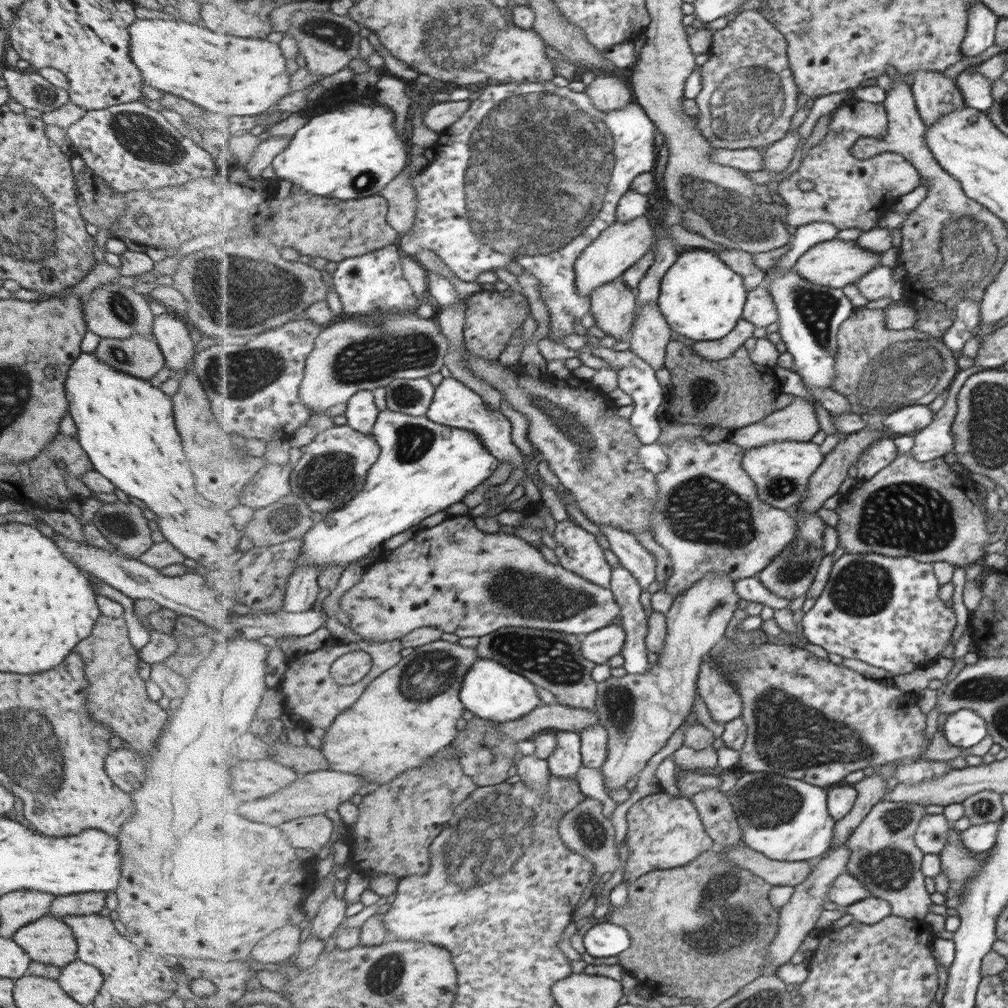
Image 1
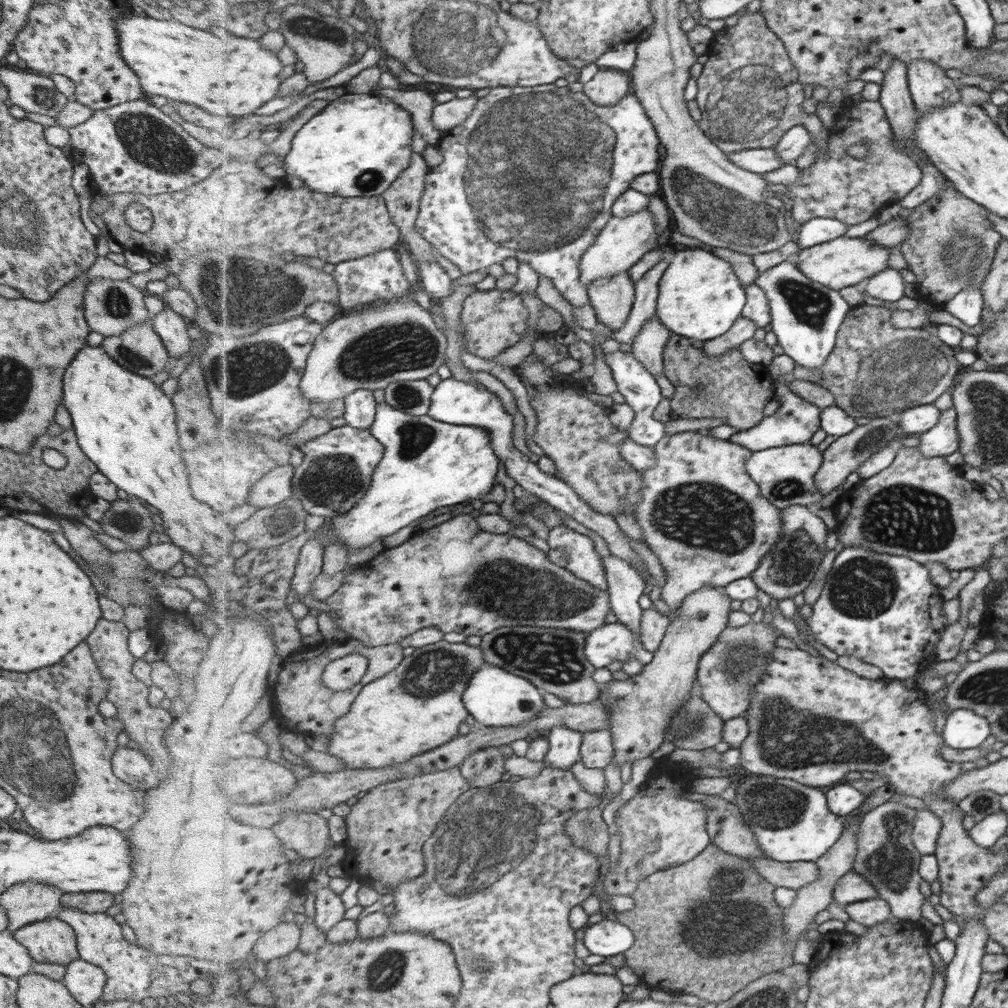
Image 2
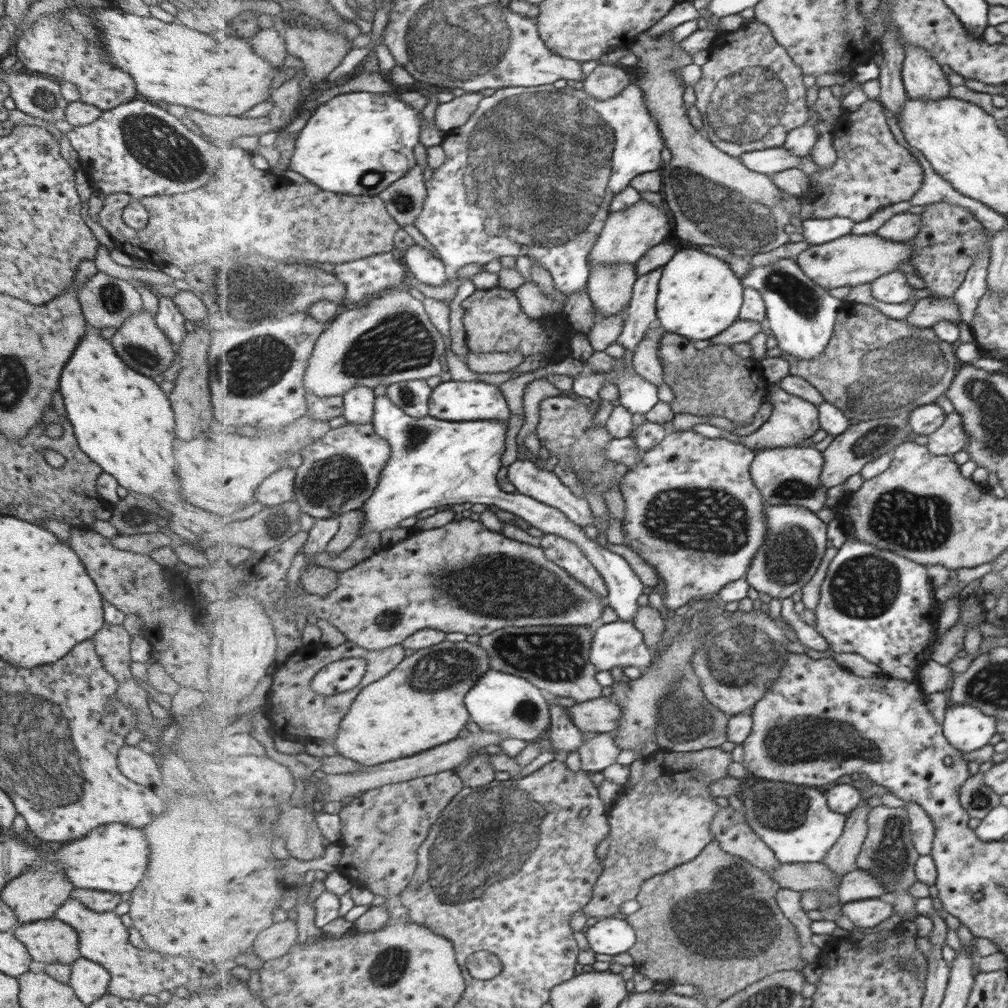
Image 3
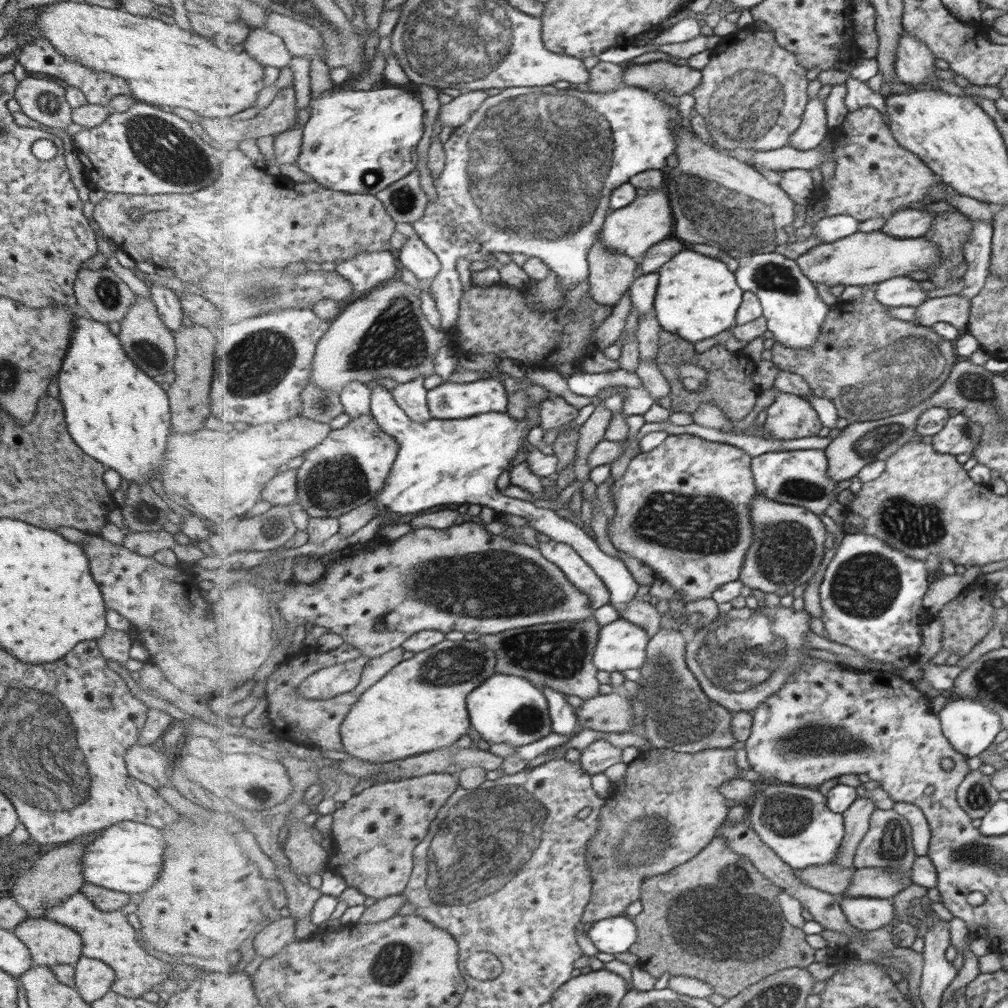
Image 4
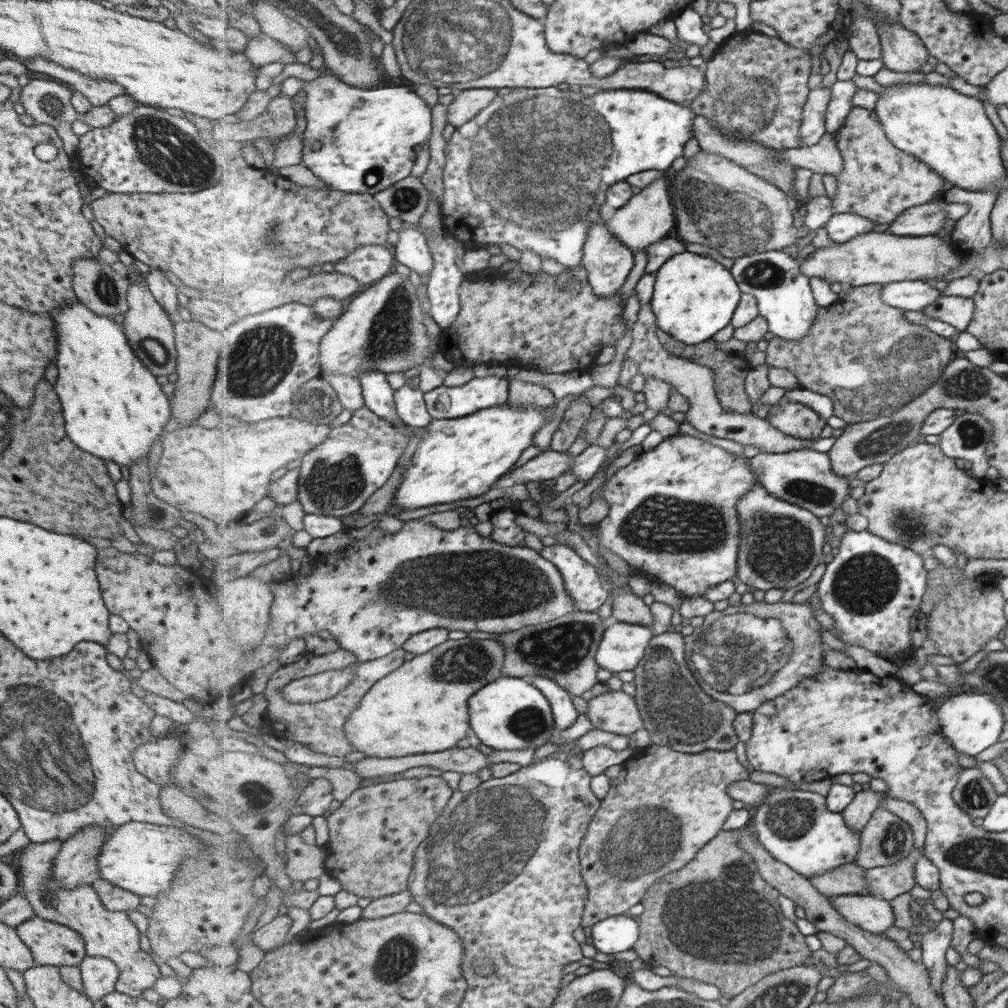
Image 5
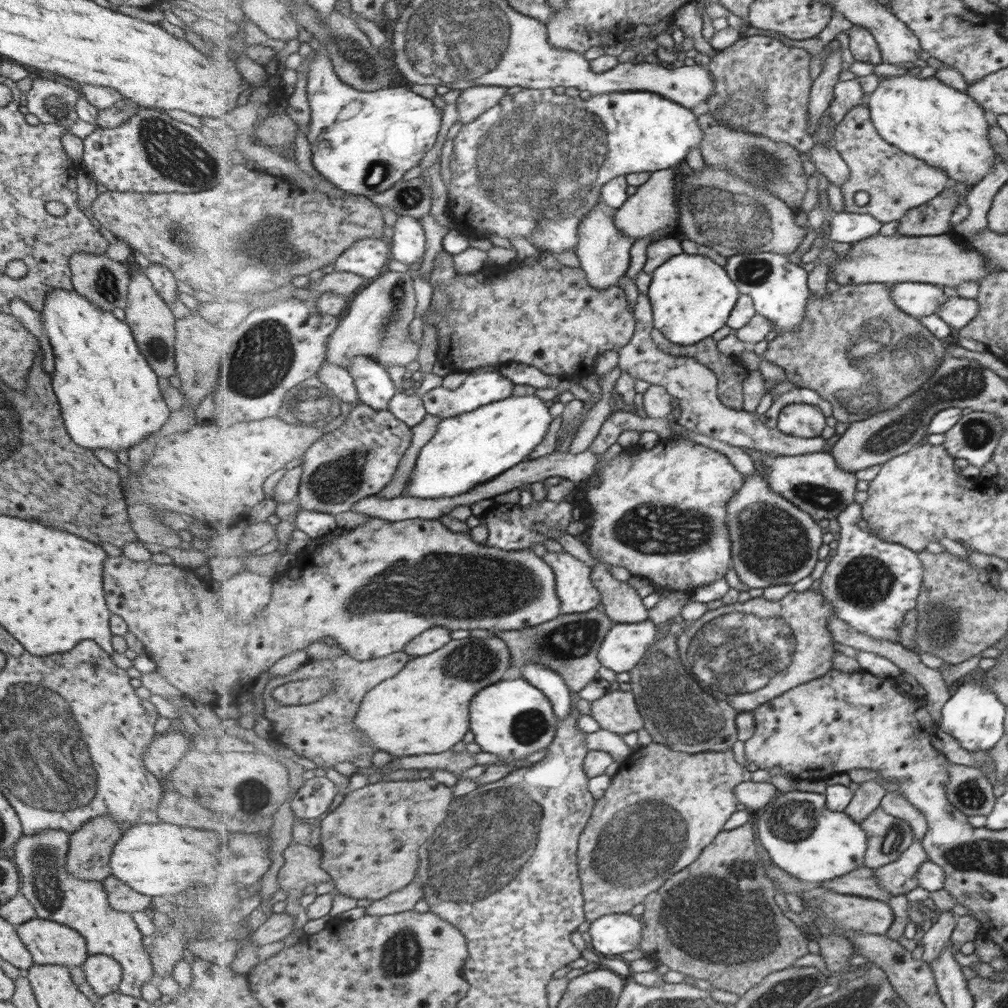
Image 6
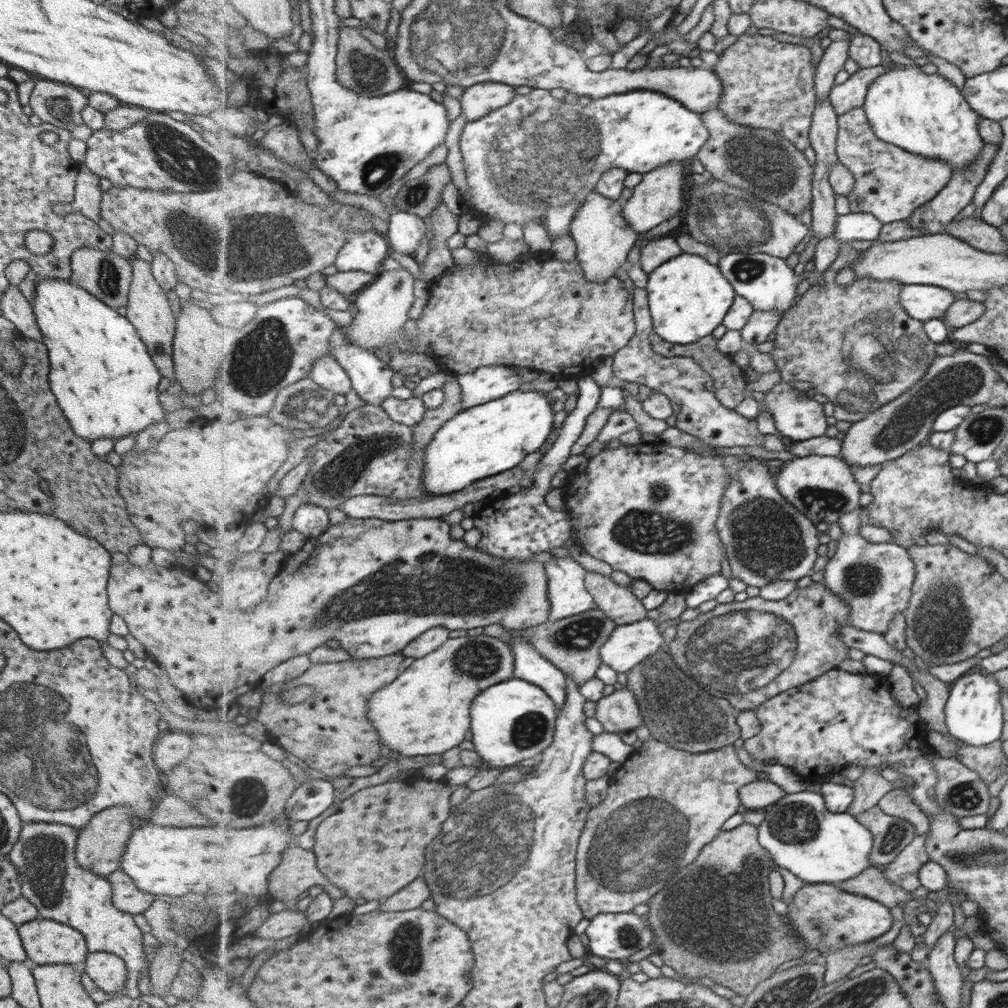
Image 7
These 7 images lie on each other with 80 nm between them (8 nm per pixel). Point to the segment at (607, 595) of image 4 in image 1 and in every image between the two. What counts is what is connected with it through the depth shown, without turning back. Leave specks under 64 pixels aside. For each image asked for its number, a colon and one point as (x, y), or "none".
1: (578, 550)
2: (568, 548)
3: (565, 553)

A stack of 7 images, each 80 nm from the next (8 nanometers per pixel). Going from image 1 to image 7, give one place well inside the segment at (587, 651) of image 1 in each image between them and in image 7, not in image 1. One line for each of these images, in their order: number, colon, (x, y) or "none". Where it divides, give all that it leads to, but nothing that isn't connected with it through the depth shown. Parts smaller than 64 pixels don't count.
2: (610, 642)
3: (620, 644)
4: (622, 645)
5: (624, 645)
6: (625, 646)
7: (630, 644)

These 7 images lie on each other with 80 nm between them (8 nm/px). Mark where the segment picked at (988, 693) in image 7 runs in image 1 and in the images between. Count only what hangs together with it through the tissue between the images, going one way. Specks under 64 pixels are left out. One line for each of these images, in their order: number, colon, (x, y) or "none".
1: (963, 728)
2: (963, 728)
3: (967, 728)
4: (970, 726)
5: (971, 721)
6: (973, 715)

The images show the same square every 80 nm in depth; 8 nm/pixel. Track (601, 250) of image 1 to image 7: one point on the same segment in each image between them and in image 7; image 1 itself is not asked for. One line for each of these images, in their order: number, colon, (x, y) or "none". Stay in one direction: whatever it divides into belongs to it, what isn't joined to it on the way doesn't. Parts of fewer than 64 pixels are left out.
2: (624, 242)
3: (628, 235)
4: (632, 230)
5: (649, 216)
6: (653, 207)
7: (658, 197)

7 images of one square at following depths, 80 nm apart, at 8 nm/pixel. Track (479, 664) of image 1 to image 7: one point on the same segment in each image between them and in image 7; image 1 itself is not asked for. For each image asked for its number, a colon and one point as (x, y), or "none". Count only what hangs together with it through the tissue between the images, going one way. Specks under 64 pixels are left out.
2: (495, 697)
3: (508, 704)
4: (506, 709)
5: (511, 713)
6: (513, 719)
7: (514, 720)

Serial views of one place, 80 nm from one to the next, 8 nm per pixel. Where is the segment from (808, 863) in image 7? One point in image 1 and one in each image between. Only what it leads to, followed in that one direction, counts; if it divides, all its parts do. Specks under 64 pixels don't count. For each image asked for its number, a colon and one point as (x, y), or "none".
1: (787, 819)
2: (793, 822)
3: (795, 821)
4: (795, 821)
5: (797, 827)
6: (801, 834)

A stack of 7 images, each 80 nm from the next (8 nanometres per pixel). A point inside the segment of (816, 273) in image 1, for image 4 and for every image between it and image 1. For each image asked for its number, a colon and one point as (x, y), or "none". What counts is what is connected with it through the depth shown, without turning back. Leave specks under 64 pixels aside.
2: (845, 261)
3: (855, 259)
4: (863, 259)

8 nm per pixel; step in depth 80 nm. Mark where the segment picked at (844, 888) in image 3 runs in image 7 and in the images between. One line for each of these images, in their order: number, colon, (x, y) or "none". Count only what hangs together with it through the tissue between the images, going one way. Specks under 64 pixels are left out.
4: (870, 882)
5: (886, 882)
6: (898, 877)
7: (902, 872)

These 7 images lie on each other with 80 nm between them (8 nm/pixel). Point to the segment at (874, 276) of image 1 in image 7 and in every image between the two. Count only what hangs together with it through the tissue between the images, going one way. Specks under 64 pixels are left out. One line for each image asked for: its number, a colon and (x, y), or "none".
2: (888, 286)
3: (892, 287)
4: (900, 291)
5: (915, 295)
6: (917, 299)
7: (921, 302)

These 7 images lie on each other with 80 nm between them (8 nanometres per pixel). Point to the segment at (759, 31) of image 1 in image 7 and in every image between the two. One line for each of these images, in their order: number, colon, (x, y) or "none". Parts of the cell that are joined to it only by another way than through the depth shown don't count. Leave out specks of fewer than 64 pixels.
2: (749, 90)
3: (752, 94)
4: (753, 94)
5: (758, 86)
6: (763, 86)
7: (769, 84)

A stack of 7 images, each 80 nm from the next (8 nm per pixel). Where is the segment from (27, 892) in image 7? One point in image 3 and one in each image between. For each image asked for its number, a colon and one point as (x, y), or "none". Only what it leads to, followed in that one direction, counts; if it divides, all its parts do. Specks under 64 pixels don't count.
3: (102, 938)
4: (106, 936)
5: (109, 935)
6: (56, 896)

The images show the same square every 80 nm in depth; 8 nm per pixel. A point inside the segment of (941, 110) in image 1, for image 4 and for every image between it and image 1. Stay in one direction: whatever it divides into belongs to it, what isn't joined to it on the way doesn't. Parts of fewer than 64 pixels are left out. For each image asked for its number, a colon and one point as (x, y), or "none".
2: (930, 88)
3: (921, 76)
4: (913, 64)

